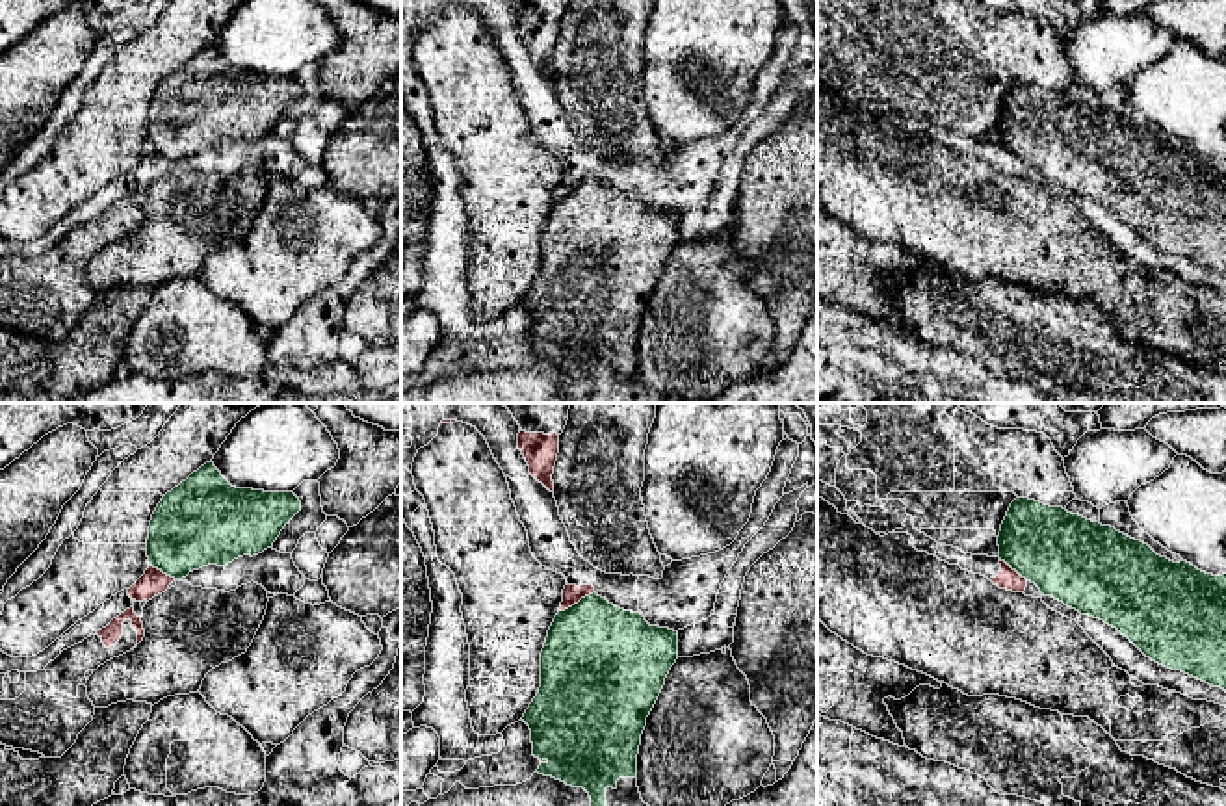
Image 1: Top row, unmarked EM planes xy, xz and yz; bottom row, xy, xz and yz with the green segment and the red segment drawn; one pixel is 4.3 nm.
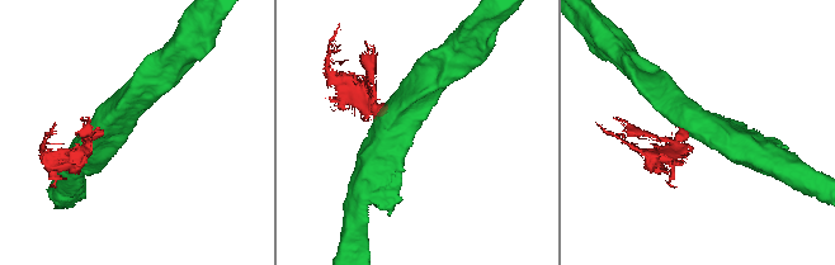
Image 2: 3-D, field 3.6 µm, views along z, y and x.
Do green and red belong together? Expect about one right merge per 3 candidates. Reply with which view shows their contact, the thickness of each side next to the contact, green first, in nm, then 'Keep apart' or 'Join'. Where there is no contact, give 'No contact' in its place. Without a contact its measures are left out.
Touches green in xz. Thickness 460 nm (green) against 80 nm. Keep apart

